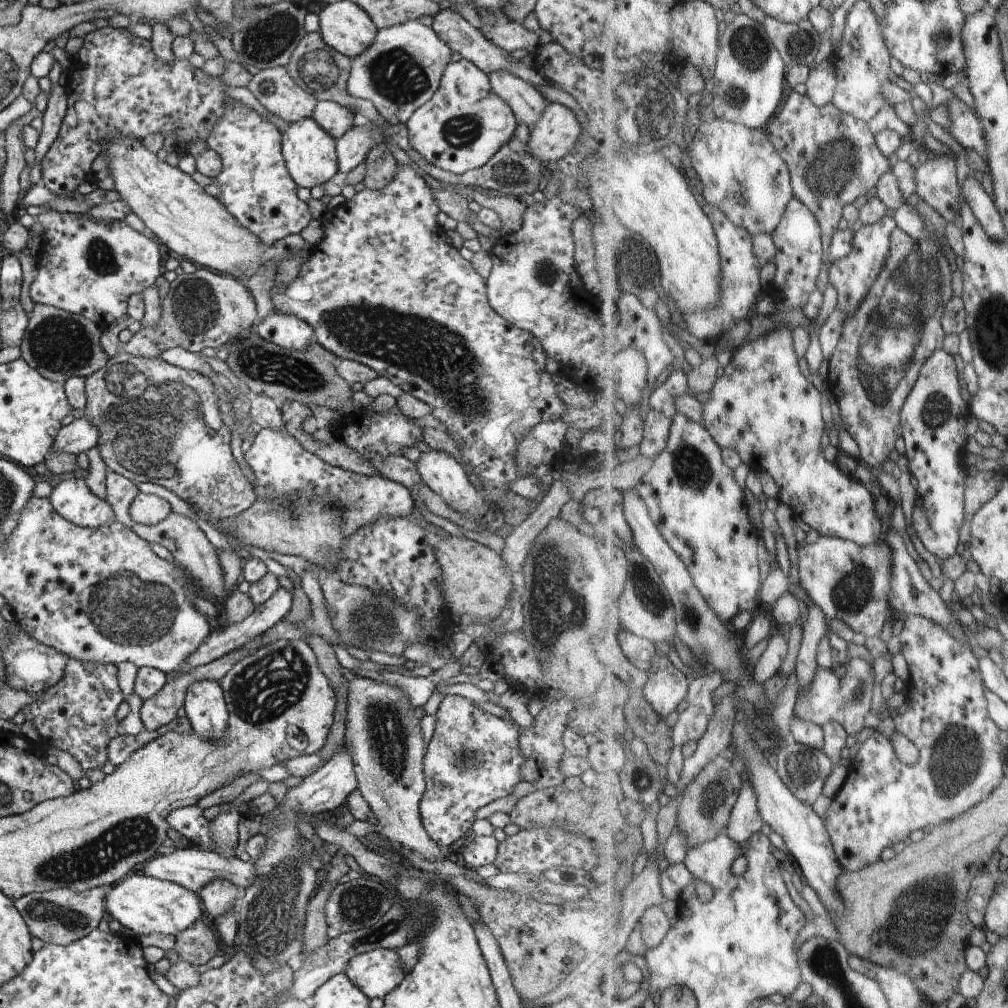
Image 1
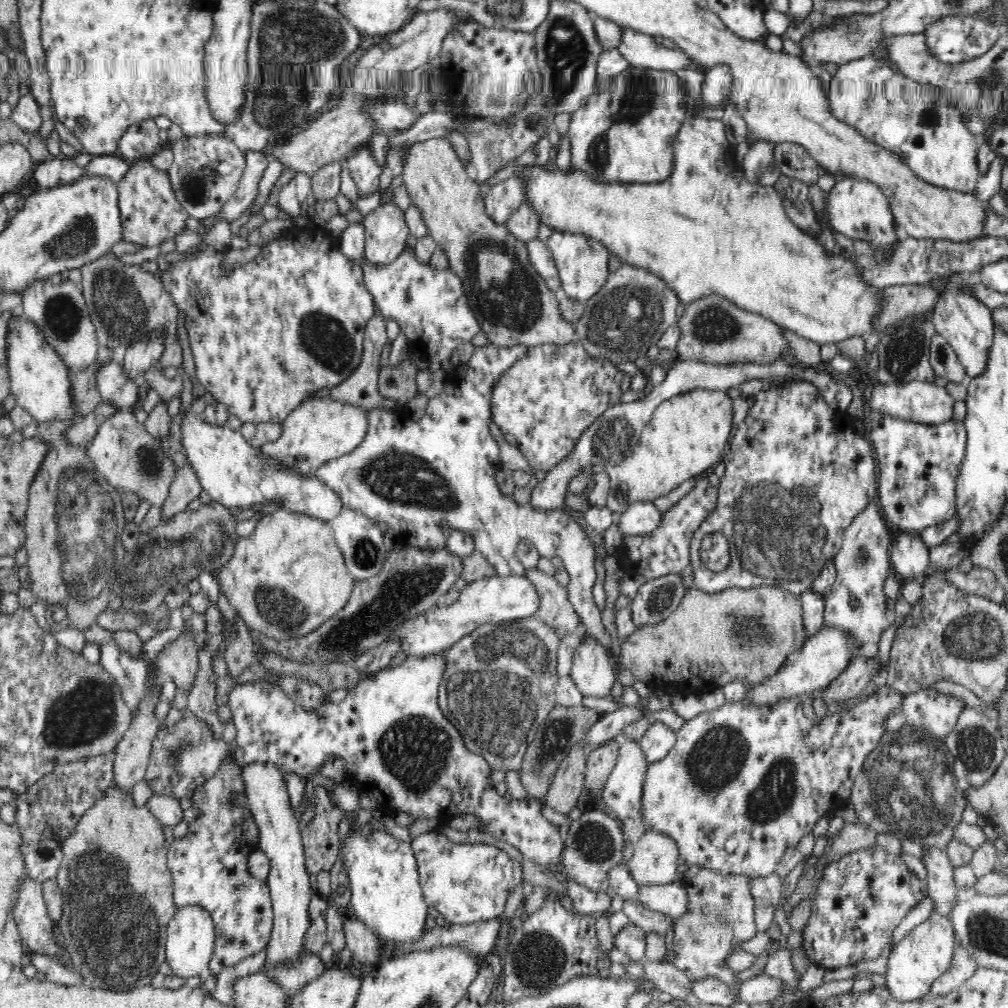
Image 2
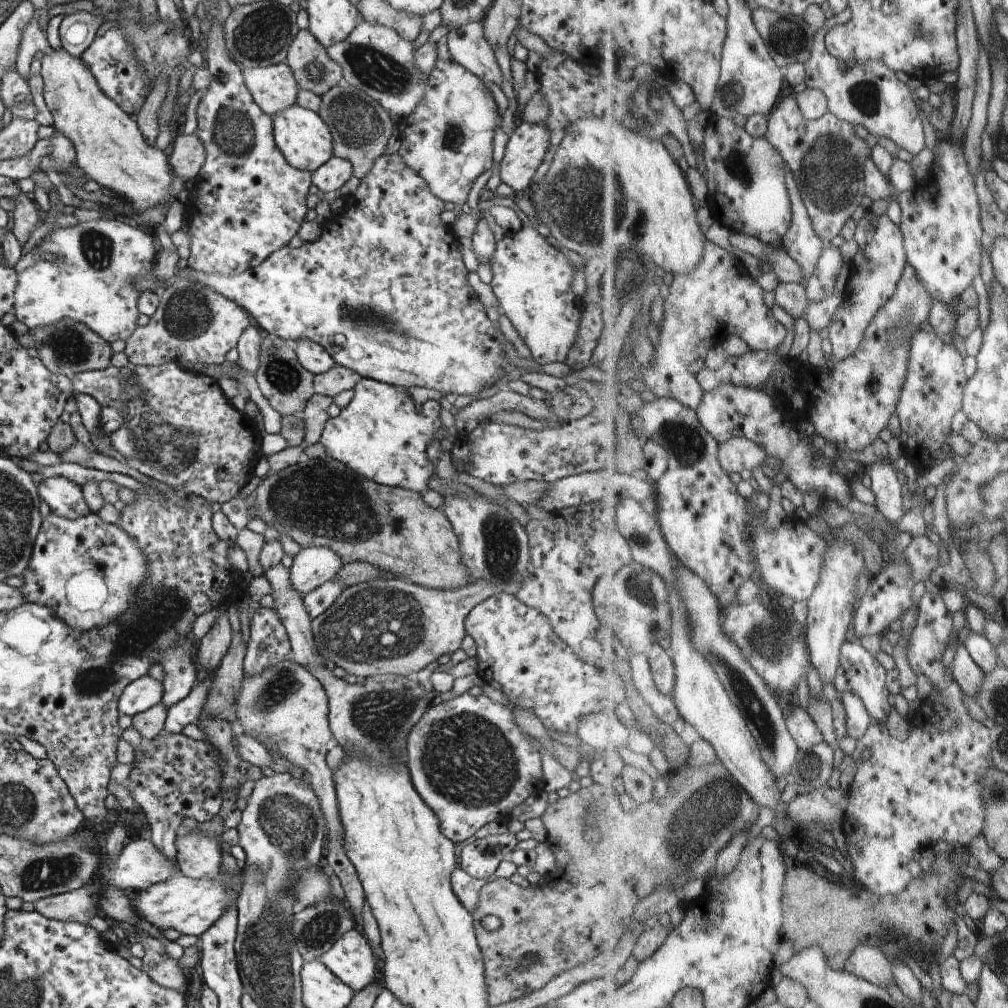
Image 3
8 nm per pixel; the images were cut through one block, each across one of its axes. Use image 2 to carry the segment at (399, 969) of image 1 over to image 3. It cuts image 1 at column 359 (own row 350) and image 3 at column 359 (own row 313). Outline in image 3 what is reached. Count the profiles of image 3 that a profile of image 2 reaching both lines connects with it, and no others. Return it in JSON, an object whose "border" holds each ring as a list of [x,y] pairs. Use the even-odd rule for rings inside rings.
{"border":[[[361,929],[346,932],[323,954],[322,962],[355,993],[372,984],[379,975],[373,950]]]}

